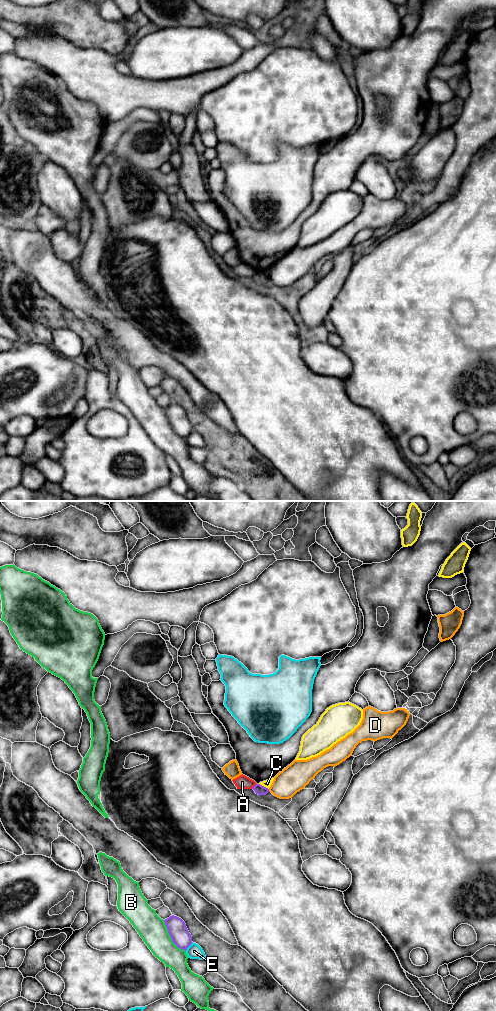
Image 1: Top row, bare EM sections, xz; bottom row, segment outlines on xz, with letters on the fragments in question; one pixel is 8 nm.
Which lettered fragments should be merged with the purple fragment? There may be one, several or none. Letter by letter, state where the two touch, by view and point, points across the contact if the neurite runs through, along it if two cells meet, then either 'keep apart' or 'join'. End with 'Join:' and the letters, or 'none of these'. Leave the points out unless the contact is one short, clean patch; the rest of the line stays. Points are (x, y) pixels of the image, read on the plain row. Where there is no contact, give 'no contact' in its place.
A: xz (254, 274) | along xz (256, 271), (251, 276) | keep apart
B: xz (170, 424) | keep apart
C: xz (263, 274) | along xz (259, 271), (268, 277) | keep apart
D: xz (268, 278) | along xz (268, 277), (270, 279) | keep apart
E: xz (189, 433) | keep apart
Join: none of these

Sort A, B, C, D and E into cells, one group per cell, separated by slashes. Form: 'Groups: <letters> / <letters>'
Groups: A / B / C / D / E

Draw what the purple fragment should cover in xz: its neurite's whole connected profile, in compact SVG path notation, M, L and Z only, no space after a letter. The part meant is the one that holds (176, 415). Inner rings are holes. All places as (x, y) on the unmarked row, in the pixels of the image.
M174 403L165 407L164 410L173 431L178 436L186 439L192 432L192 424L189 421L185 410Z

